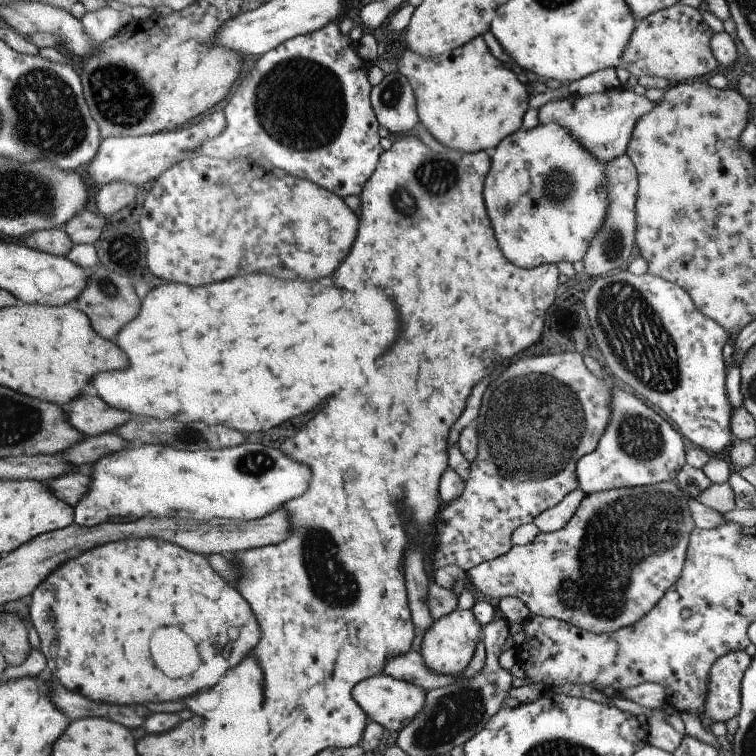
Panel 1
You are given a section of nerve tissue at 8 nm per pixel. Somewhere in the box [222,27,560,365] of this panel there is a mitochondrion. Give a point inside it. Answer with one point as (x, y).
(296, 104)

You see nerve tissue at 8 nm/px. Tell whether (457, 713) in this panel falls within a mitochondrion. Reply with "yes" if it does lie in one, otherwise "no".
yes

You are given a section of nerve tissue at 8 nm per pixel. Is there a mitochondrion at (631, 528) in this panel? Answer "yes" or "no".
yes

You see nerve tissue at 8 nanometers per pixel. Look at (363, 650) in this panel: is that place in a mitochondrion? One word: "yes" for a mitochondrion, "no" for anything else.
no

